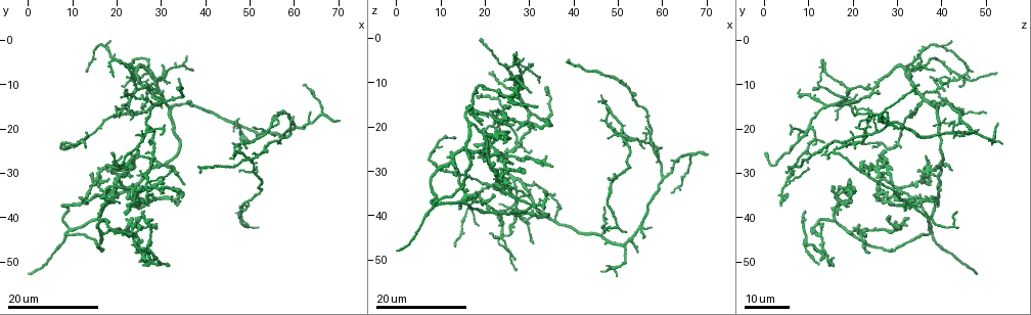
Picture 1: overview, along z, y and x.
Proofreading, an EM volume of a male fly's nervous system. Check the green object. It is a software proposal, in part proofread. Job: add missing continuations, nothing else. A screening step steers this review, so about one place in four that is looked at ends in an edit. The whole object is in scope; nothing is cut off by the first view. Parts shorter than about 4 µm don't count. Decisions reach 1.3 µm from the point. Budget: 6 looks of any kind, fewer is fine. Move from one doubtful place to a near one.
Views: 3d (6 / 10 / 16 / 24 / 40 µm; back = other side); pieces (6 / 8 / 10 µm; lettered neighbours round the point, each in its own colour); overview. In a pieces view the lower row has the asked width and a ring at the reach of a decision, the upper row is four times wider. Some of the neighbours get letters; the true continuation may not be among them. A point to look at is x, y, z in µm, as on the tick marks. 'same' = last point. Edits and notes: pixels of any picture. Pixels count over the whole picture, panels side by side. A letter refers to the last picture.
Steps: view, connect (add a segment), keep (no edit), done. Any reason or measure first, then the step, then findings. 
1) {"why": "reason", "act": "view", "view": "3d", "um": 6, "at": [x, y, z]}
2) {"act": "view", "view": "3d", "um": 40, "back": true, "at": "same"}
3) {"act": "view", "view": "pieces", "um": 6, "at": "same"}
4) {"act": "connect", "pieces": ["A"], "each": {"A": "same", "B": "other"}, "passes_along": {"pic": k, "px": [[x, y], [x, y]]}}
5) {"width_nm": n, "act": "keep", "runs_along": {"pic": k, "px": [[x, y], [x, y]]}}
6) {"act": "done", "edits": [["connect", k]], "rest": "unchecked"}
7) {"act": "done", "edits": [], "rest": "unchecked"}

{"why": "free end", "act": "view", "view": "3d", "um": 24, "at": [0.5, 52.5, 48.0]}

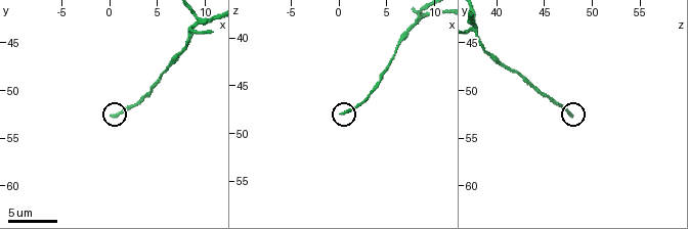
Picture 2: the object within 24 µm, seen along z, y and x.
{"act": "view", "view": "pieces", "um": 8, "at": [0.4, 52.8, 48.2]}

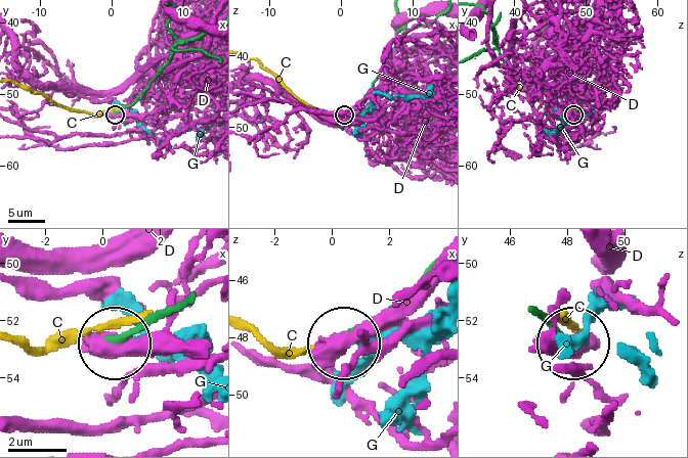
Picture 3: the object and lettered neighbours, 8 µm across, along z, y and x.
{"width_nm": 200, "act": "keep", "each": {"C": "other", "D": "other", "G": "other"}, "found": "none of them fits"}

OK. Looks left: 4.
{"why": "an open end", "act": "view", "view": "3d", "um": 16, "at": [14.5, 31.0, 38.0]}

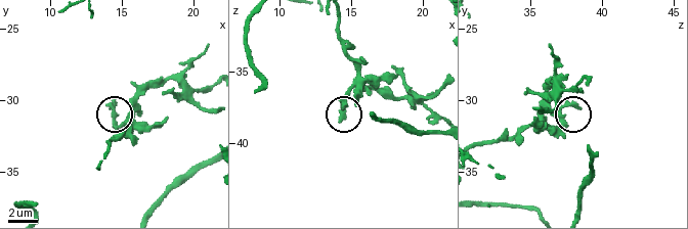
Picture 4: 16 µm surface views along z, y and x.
{"why": "see the neighbours", "act": "view", "view": "pieces", "um": 8, "at": [14.4, 30.6, 38.4]}

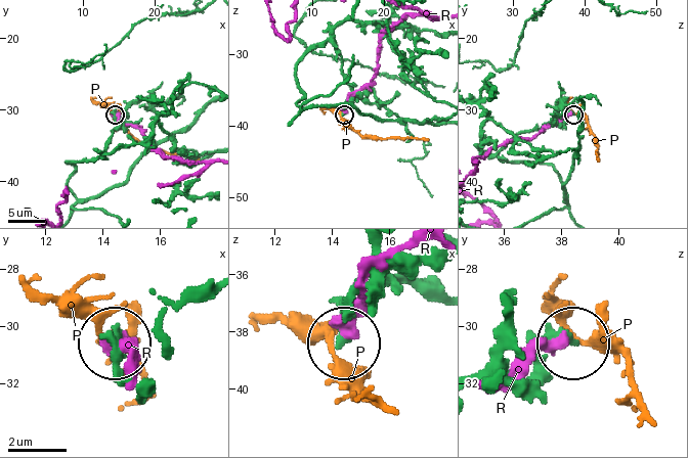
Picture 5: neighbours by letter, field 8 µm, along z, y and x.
{"width_nm": 240, "act": "keep", "each": {"P": "other", "R": "other"}, "found": "none of them fits"}

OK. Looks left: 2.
{"why": "tapers out", "act": "view", "view": "3d", "um": 16, "at": [70.0, 18.0, 26.5]}

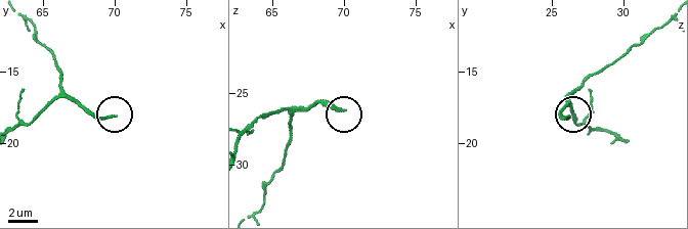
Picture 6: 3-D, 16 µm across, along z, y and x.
{"act": "view", "view": "pieces", "um": 6, "at": [70.0, 18.2, 26.2]}

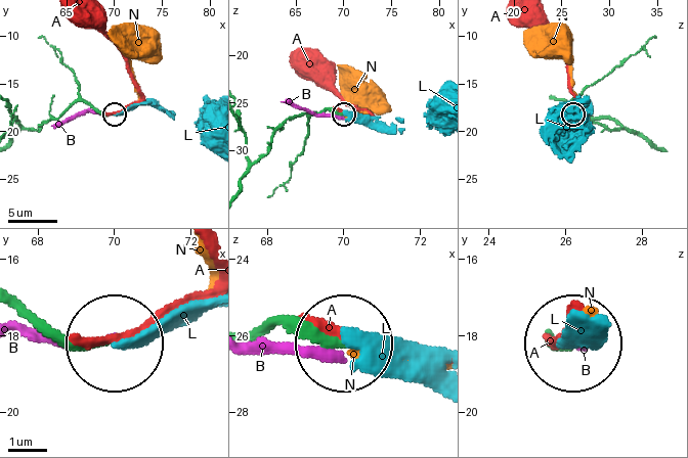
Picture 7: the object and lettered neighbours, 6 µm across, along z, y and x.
{"act": "connect", "pieces": ["N"], "each": {"A": "other", "B": "other", "L": "other", "N": "same"}, "passes_along": {"pic": 7, "px": [[22, 303], [61, 338], [123, 342], [198, 293], [205, 255]]}, "found": "it goes on there"}

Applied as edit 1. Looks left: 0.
{"act": "done", "edits": [["connect", 7]], "rest": "unchecked"}

